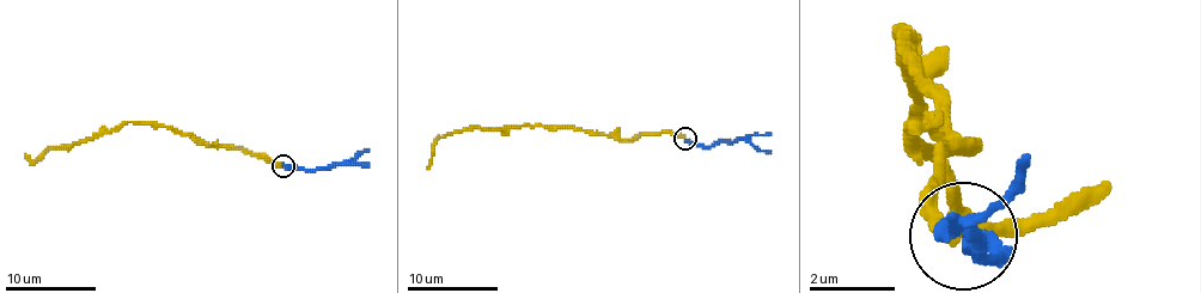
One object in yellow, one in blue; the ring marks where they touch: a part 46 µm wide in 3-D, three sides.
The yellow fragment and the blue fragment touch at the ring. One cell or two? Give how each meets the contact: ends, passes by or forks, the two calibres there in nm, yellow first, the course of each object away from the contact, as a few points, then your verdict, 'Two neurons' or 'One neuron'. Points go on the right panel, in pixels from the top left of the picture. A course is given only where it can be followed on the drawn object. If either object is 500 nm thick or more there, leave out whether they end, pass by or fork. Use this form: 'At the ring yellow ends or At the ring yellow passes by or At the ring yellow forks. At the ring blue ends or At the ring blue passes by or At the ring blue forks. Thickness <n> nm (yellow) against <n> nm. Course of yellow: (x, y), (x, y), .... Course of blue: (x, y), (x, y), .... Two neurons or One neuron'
At the ring yellow ends. At the ring blue ends. Thickness 300 nm (yellow) against 360 nm. Course of yellow: (955, 233), (933, 169), (965, 147), (901, 29), (912, 126), (944, 190), (998, 223), (1073, 212), (1105, 179). Course of blue: (965, 233), (998, 255), (965, 223), (1030, 158). One neuron

